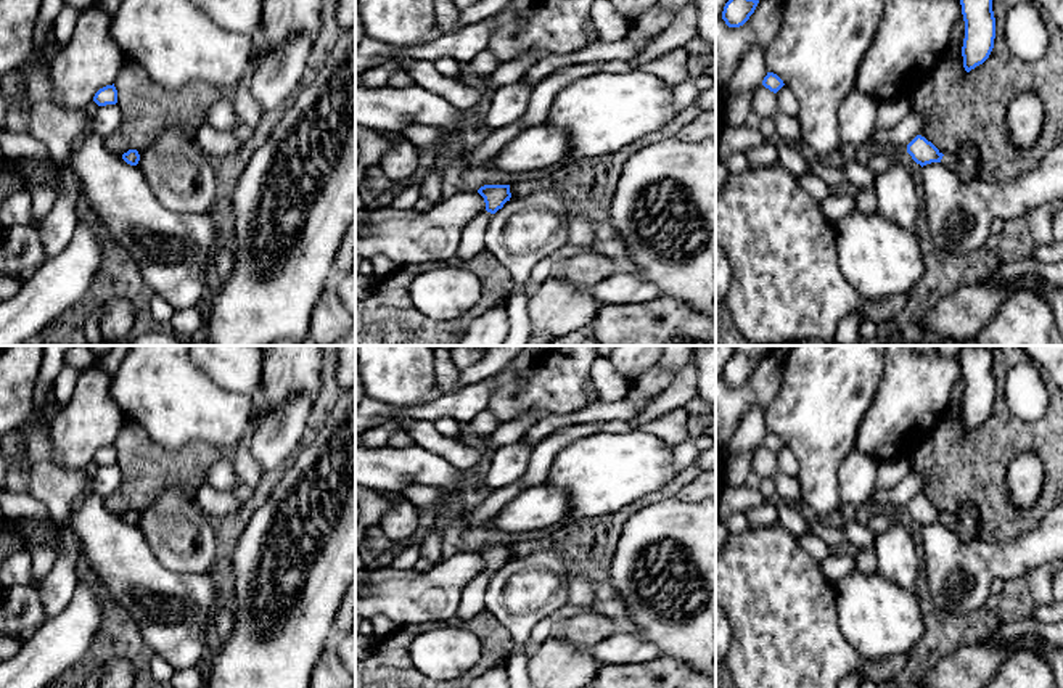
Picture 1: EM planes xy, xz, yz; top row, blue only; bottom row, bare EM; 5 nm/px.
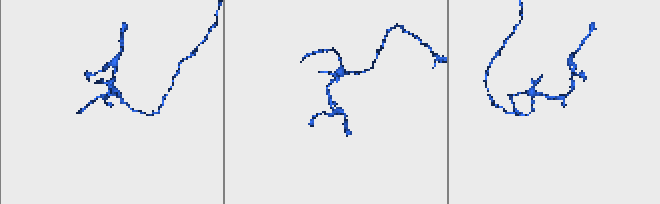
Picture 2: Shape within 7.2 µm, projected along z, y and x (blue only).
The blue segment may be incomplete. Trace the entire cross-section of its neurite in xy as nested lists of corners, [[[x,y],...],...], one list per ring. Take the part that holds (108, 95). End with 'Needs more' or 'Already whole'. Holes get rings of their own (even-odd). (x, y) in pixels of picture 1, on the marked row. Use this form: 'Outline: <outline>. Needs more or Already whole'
Outline: [[[114,84],[100,88],[95,93],[93,101],[98,106],[116,104],[117,103],[117,90],[116,90]]]. Already whole

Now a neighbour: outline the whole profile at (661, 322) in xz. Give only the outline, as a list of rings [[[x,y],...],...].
[[[667,296],[630,305],[601,305],[590,330],[600,346],[716,346],[716,313],[704,315]]]

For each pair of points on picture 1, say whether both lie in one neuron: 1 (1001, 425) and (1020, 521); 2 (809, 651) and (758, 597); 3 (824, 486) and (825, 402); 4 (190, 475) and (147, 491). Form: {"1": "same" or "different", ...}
{"1": "same", "2": "same", "3": "same", "4": "same"}

